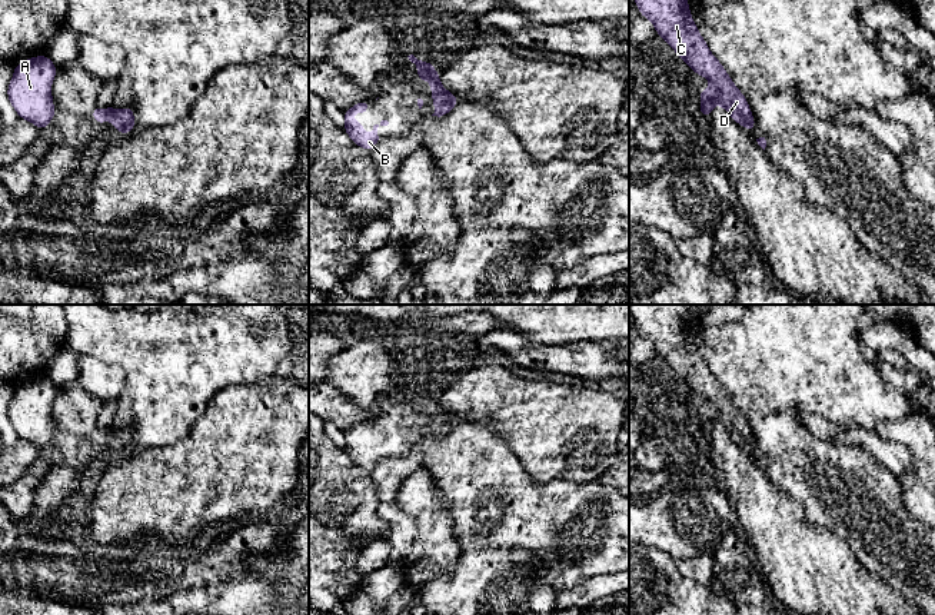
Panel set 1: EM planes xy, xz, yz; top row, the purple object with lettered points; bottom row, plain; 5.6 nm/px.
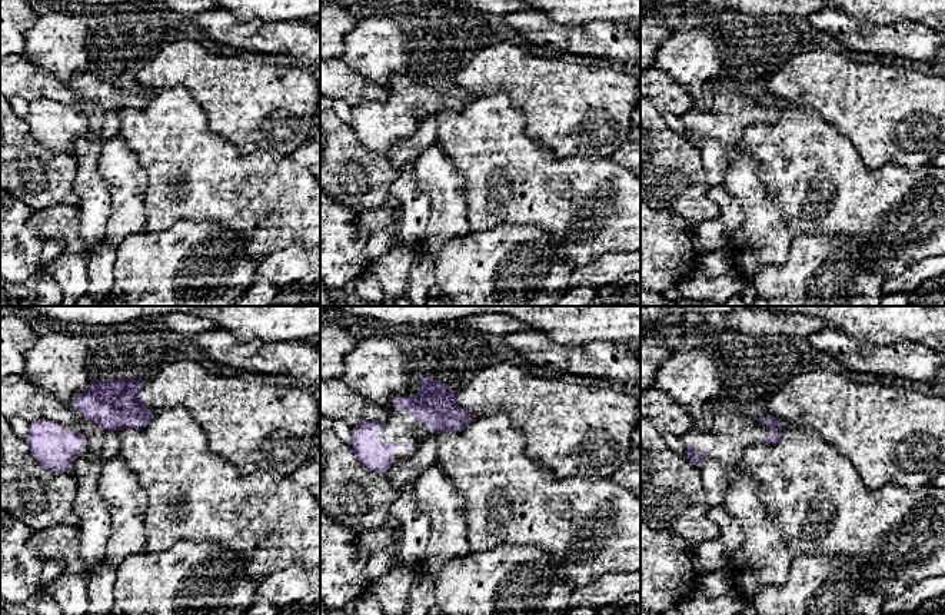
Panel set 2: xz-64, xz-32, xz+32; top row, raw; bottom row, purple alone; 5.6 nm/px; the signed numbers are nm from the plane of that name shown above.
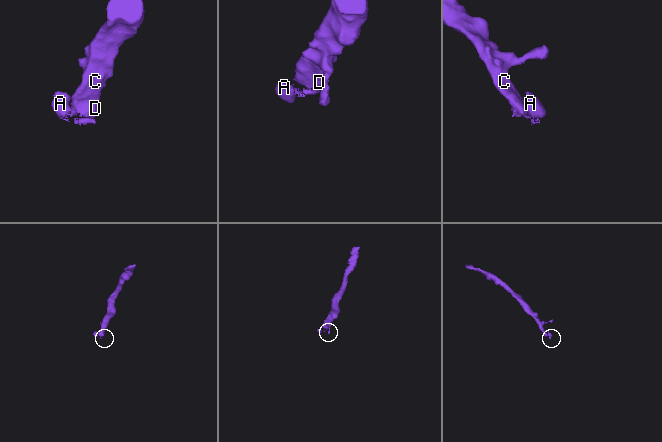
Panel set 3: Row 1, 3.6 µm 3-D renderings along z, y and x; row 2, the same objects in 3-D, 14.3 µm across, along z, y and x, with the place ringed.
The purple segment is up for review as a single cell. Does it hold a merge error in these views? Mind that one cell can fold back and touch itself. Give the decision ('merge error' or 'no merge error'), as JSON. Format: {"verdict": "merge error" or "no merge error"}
{"verdict": "no merge error"}

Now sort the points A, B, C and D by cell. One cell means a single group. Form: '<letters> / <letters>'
A B C D

